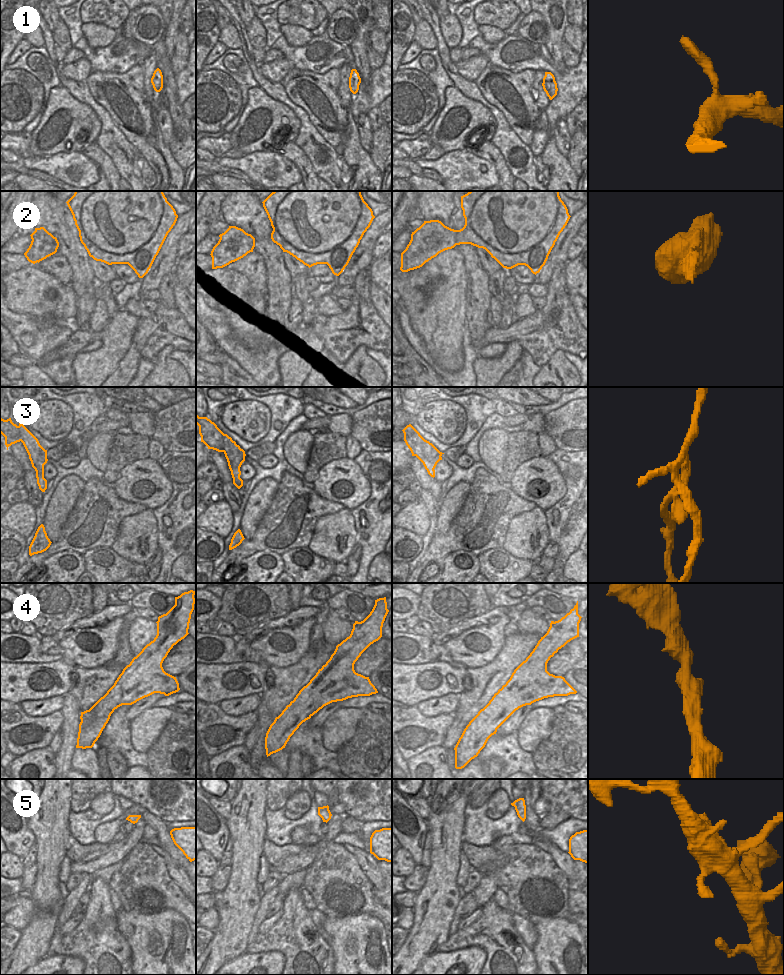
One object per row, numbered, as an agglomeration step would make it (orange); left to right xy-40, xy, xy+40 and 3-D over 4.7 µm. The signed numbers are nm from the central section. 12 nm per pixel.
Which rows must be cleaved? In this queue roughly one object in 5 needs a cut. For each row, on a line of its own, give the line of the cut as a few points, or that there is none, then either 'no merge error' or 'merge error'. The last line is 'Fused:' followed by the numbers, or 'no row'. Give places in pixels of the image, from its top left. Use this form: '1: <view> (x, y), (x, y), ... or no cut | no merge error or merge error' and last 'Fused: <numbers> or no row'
1: no cut | no merge error
2: no cut | no merge error
3: xy (223, 433), (224, 451) | merge error
4: no cut | no merge error
5: no cut | no merge error
Fused: 3

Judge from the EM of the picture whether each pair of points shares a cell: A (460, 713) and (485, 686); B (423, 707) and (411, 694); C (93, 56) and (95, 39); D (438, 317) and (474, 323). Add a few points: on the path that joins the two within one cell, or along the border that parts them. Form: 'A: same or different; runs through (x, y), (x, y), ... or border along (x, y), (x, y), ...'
A: same; runs through (467, 706), (480, 693)
B: different; border along (441, 695), (421, 700), (416, 706)
C: different; border along (83, 36), (93, 48), (104, 48), (115, 38)
D: different; border along (464, 297), (464, 322), (467, 332)

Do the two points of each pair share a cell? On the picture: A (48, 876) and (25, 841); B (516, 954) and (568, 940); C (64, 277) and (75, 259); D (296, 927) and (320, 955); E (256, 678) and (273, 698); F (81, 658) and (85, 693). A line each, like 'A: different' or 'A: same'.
A: different
B: different
C: different
D: same
E: different
F: different

